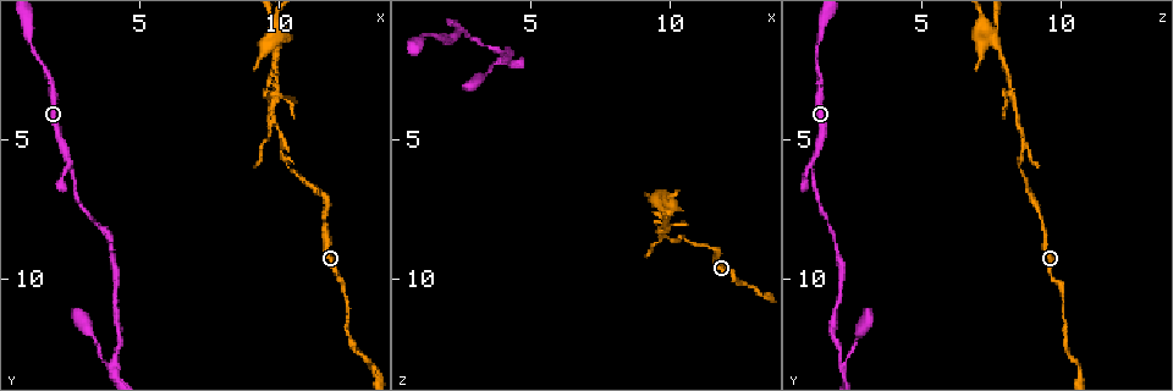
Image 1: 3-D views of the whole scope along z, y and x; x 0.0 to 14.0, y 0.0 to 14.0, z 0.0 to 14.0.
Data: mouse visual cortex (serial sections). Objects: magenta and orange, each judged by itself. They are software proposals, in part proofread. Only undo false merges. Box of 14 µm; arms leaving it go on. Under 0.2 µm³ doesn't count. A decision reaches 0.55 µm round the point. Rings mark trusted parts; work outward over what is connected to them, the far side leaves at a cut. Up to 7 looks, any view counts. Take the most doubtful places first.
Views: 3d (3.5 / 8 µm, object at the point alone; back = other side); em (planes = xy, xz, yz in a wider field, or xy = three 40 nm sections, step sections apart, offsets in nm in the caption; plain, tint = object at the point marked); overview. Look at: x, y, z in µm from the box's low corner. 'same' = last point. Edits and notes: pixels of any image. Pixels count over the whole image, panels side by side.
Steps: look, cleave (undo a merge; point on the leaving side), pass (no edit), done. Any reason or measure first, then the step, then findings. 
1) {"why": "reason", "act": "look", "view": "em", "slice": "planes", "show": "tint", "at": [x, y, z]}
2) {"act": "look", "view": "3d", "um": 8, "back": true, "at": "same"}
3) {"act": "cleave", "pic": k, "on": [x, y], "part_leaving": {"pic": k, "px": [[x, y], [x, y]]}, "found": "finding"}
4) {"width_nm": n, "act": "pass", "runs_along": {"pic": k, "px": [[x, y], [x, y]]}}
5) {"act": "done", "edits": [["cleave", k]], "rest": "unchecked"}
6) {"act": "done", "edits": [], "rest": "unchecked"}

{"why": "sharp bend", "act": "look", "view": "3d", "um": 8, "at": [9.9, 1.4, 7.6]}

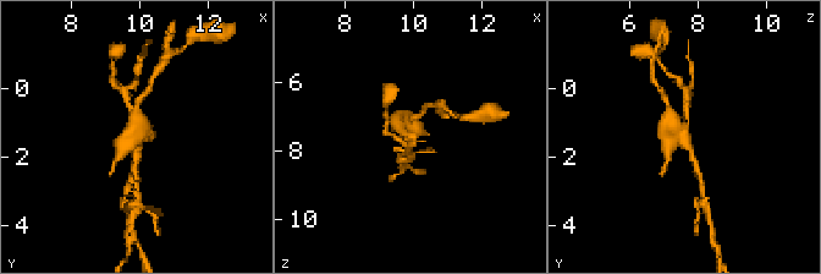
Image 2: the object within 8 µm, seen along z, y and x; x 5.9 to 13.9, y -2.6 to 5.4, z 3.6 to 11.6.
{"why": "zoom in", "act": "look", "view": "3d", "um": 3.5, "back": true, "at": [9.8, 1.4, 7.5]}

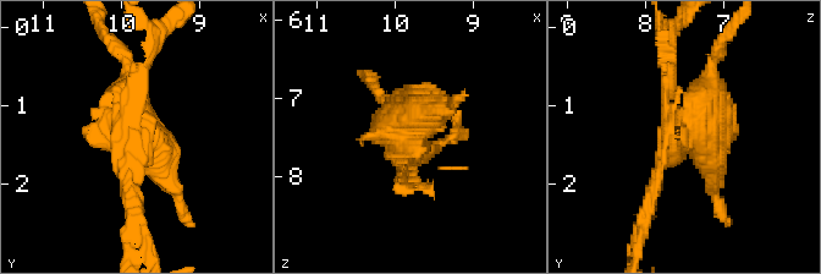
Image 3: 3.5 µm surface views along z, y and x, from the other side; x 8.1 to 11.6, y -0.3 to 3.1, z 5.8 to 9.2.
{"act": "cleave", "pic": 3, "on": [701, 121], "found": "two cells meet here"}

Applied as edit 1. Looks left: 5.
{"why": "see it whole again", "act": "look", "view": "overview"}

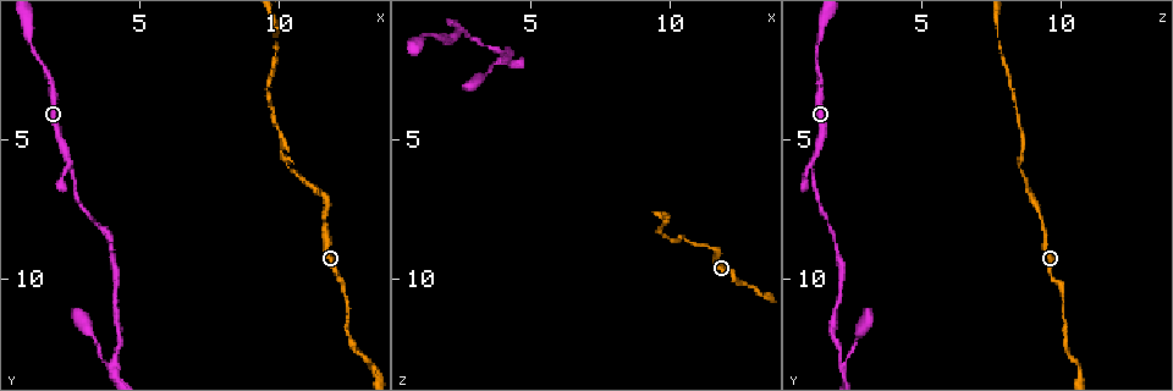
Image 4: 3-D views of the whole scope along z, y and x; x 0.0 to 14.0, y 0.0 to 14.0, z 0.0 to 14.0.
{"act": "look", "view": "3d", "um": 3.5, "at": [2.3, 5.6, 1.2]}

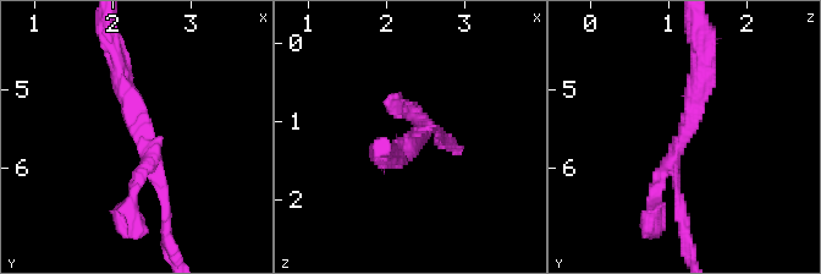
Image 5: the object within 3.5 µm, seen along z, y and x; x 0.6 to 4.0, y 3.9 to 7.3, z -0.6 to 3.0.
{"why": "shape alone is not enough", "act": "look", "view": "em", "slice": "xy", "step": 5, "show": "tint", "at": [2.40, 5.70, 1.20]}

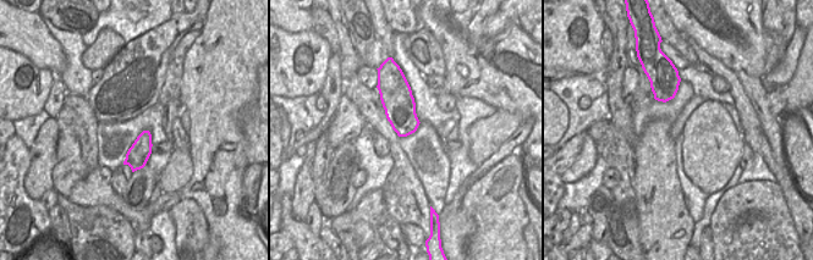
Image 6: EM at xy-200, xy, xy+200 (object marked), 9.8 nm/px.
{"act": "pass", "found": "continuous, no second cell"}

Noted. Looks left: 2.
{"act": "done", "edits": [["cleave", 3]], "rest": "unchecked"}

